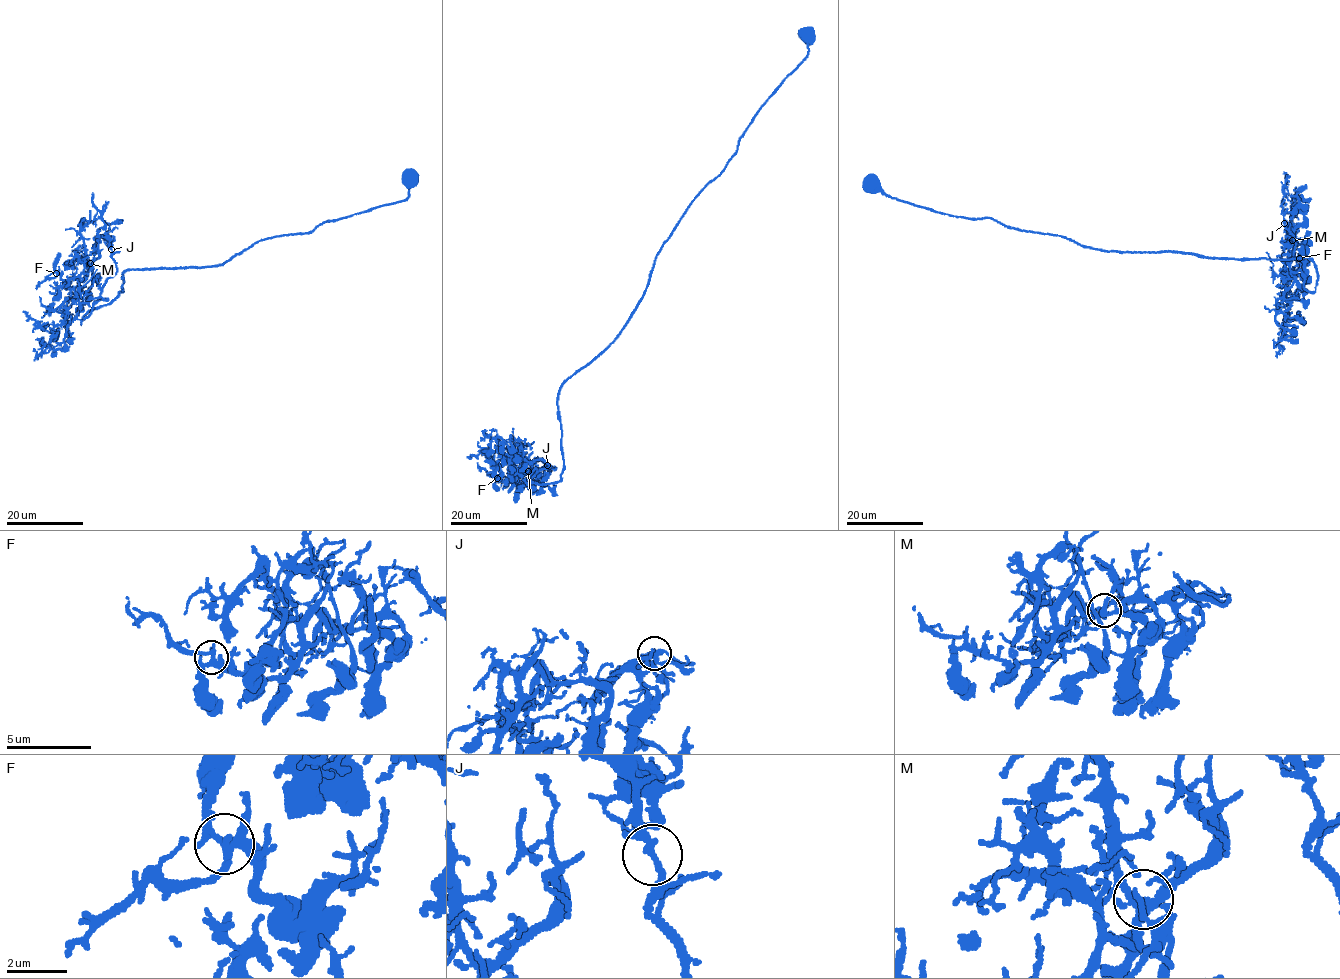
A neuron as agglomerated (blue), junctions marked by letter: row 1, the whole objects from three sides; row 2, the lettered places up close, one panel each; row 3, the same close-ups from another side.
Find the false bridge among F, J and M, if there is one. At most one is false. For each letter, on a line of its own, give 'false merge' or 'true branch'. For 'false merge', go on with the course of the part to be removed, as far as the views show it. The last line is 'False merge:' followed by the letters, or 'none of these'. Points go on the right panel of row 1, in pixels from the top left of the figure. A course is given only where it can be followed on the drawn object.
F: true branch
J: true branch
M: true branch
False merge: none of these

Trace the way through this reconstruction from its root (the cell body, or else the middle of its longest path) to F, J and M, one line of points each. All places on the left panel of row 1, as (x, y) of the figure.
F: (409, 181), (406, 200), (222, 265), (127, 269), (83, 318), (107, 299), (84, 303), (56, 273)
J: (409, 181), (406, 200), (262, 240), (222, 265), (127, 269), (121, 293), (83, 318), (107, 299), (111, 250)
M: (409, 181), (406, 200), (222, 265), (127, 269), (83, 318), (107, 299), (90, 295), (90, 263)

